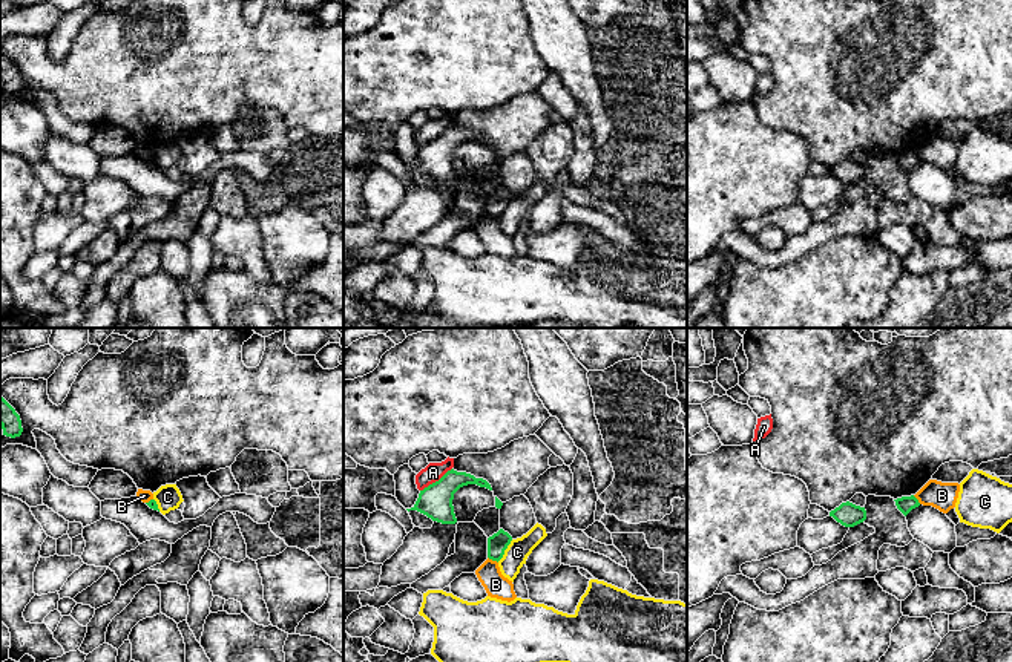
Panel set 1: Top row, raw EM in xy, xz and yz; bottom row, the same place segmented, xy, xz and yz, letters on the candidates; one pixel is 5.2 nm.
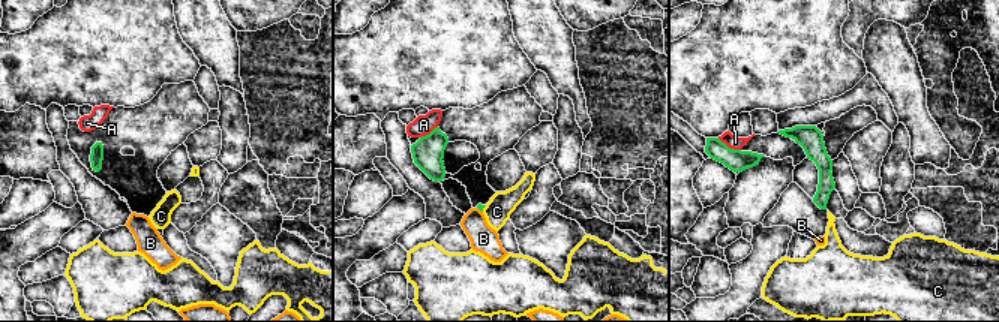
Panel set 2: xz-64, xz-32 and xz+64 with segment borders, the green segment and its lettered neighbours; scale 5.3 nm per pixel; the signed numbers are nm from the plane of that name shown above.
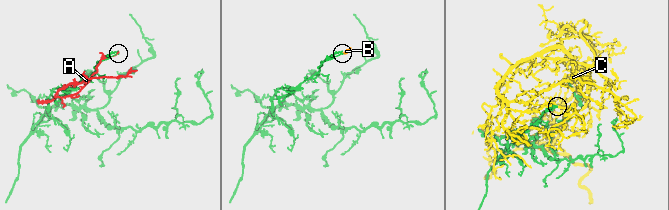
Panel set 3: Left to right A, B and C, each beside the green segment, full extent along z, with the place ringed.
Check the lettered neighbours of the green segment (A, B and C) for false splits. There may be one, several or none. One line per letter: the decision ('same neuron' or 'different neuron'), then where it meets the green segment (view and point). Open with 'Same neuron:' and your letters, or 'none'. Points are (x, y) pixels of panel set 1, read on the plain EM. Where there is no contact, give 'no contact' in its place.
Same neuron: none
A: different neuron; meets green in xz at (436, 138)
B: different neuron; meets green in xz at (492, 216)
C: different neuron; meets green in xz at (505, 206)

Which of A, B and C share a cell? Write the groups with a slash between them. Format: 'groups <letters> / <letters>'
groups A / B / C

